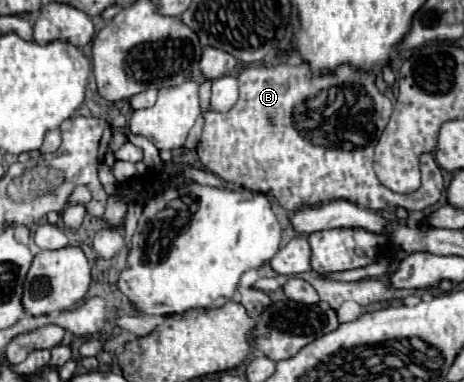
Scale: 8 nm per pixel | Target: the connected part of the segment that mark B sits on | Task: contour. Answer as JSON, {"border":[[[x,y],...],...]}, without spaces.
{"border":[[[301,62],[299,66],[289,66],[289,64],[279,64],[275,68],[263,68],[263,66],[247,66],[241,74],[239,74],[239,100],[237,104],[227,110],[227,112],[211,112],[211,110],[205,110],[205,93],[211,93],[212,82],[205,80],[199,86],[199,98],[201,99],[201,110],[203,110],[203,134],[201,134],[201,140],[197,144],[197,154],[201,158],[201,162],[215,174],[219,174],[225,182],[231,182],[231,184],[239,184],[243,188],[249,188],[253,192],[263,192],[263,194],[271,194],[275,196],[275,200],[285,208],[285,210],[297,210],[301,206],[315,206],[315,204],[321,204],[321,202],[331,202],[331,200],[349,200],[361,208],[367,208],[367,210],[389,210],[389,208],[399,208],[403,206],[405,210],[425,210],[429,206],[433,206],[439,196],[441,196],[441,190],[443,190],[443,174],[441,174],[441,168],[437,162],[431,162],[427,170],[423,170],[423,184],[417,192],[413,194],[395,194],[391,192],[389,188],[385,188],[377,176],[375,176],[375,170],[373,170],[373,150],[381,138],[381,132],[385,130],[387,122],[389,122],[389,116],[391,116],[391,110],[393,110],[393,104],[391,100],[381,94],[377,88],[375,88],[375,76],[373,74],[363,74],[363,72],[355,72],[353,68],[349,66],[339,66],[335,70],[335,76],[321,76],[321,74],[313,74],[309,70],[309,66],[305,62]]]}

